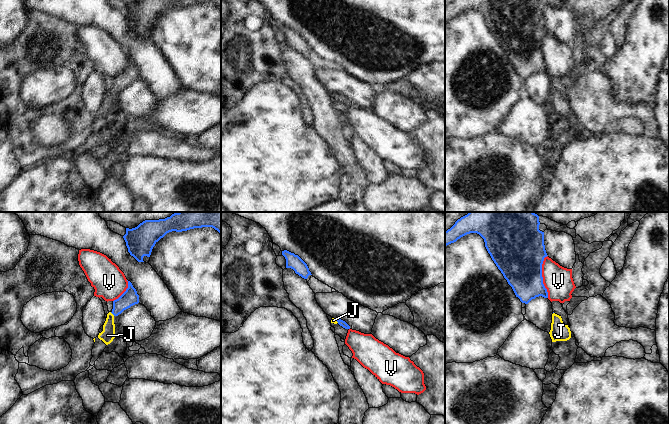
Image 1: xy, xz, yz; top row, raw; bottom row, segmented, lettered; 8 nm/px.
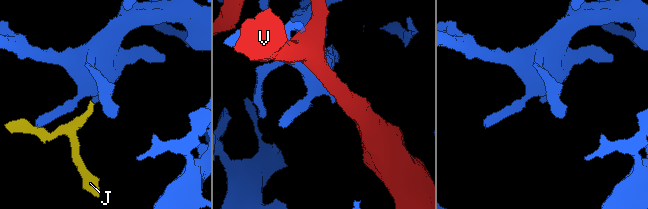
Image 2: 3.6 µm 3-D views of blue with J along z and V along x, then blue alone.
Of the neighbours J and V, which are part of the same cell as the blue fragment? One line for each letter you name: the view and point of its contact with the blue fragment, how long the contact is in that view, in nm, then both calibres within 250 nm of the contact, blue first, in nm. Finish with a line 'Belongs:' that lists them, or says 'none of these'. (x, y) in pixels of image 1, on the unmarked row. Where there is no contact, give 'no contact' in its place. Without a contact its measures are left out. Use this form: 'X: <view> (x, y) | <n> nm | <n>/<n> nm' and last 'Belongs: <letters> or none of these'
J: xy (112, 89) | 50 nm | 130/110 nm
Belongs: J

